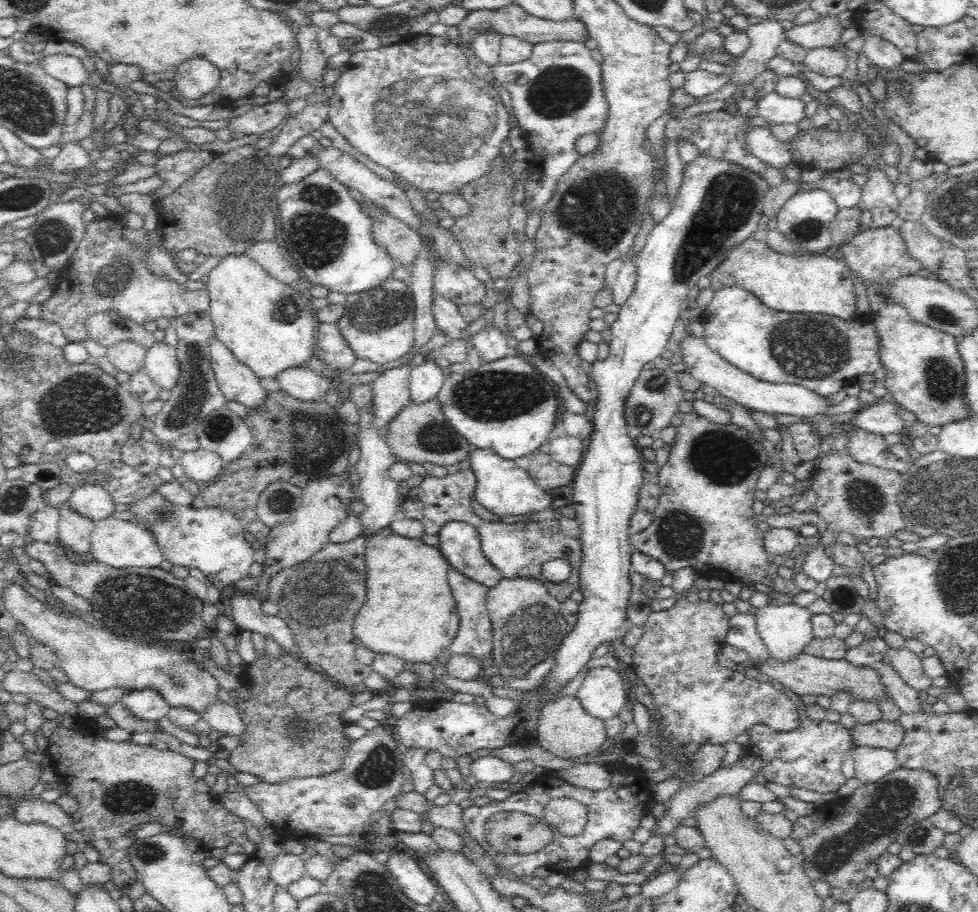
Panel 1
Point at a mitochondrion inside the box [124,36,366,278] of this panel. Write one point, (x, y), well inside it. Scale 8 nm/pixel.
(239, 197)

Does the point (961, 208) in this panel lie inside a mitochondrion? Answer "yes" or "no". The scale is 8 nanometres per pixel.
yes

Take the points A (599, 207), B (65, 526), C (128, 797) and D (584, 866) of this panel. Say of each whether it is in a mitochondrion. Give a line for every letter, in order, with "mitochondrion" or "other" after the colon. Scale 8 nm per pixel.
A: mitochondrion
B: other
C: mitochondrion
D: other

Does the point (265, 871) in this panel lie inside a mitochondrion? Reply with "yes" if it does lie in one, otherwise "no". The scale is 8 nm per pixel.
no

